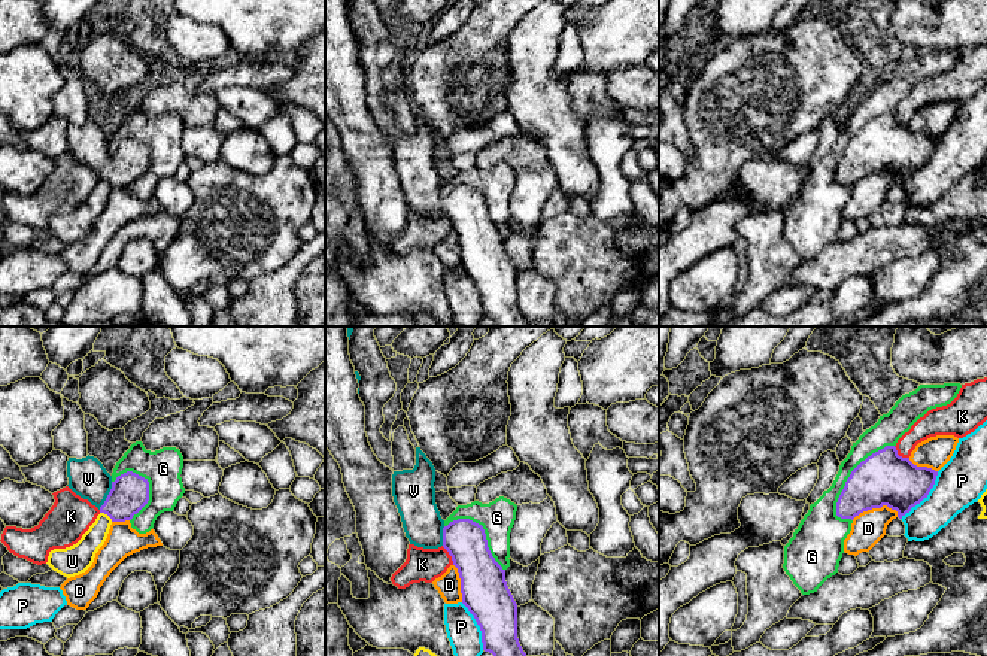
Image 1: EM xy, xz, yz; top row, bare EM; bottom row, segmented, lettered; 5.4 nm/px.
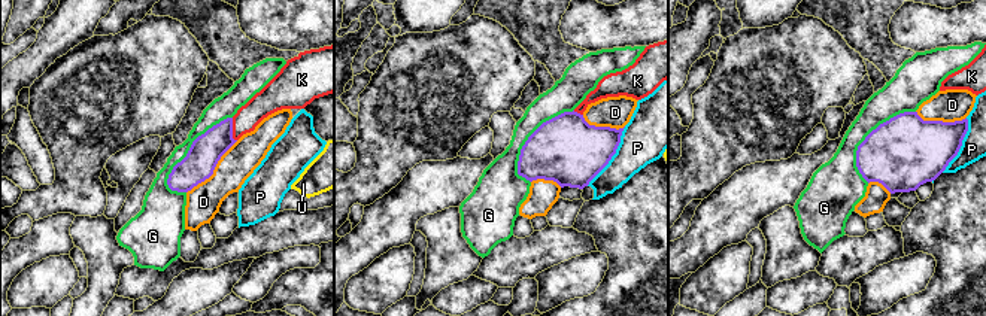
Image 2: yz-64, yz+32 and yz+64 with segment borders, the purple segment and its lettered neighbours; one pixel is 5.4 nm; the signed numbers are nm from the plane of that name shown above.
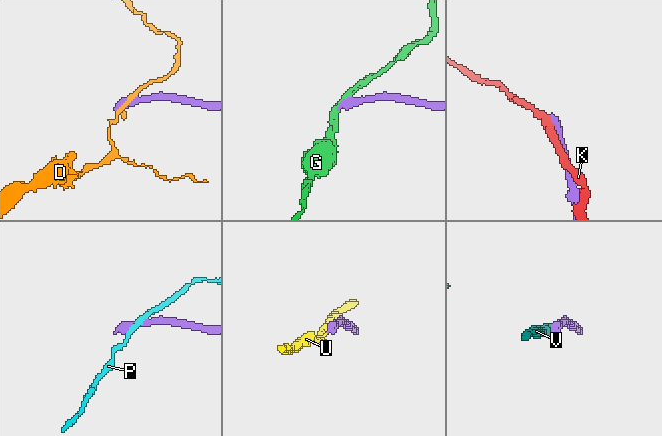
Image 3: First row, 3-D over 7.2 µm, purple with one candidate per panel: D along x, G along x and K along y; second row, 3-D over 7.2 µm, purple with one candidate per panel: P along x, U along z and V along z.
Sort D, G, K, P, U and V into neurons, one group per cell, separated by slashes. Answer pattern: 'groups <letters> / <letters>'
groups D / G / K / P / U / V

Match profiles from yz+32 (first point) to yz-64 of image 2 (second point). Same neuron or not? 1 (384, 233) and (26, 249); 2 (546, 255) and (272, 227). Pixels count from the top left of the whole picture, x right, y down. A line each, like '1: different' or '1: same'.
1: same
2: same

